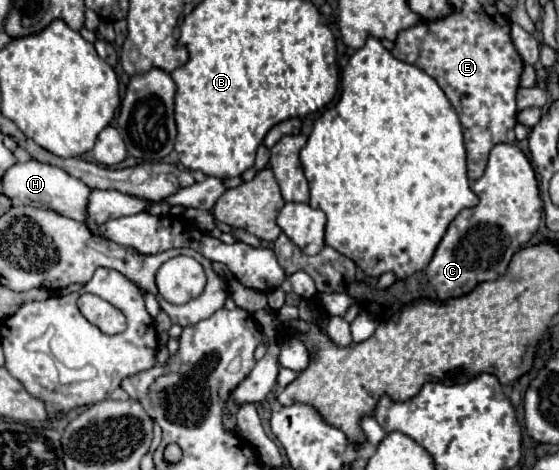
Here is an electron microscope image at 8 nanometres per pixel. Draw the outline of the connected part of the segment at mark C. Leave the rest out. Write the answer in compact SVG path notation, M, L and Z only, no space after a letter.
M500 143L490 151L488 167L472 185L472 191L480 199L478 205L456 215L426 267L426 277L440 301L466 295L478 283L504 275L512 255L520 251L540 227L542 201L538 183L530 161L516 145Z

